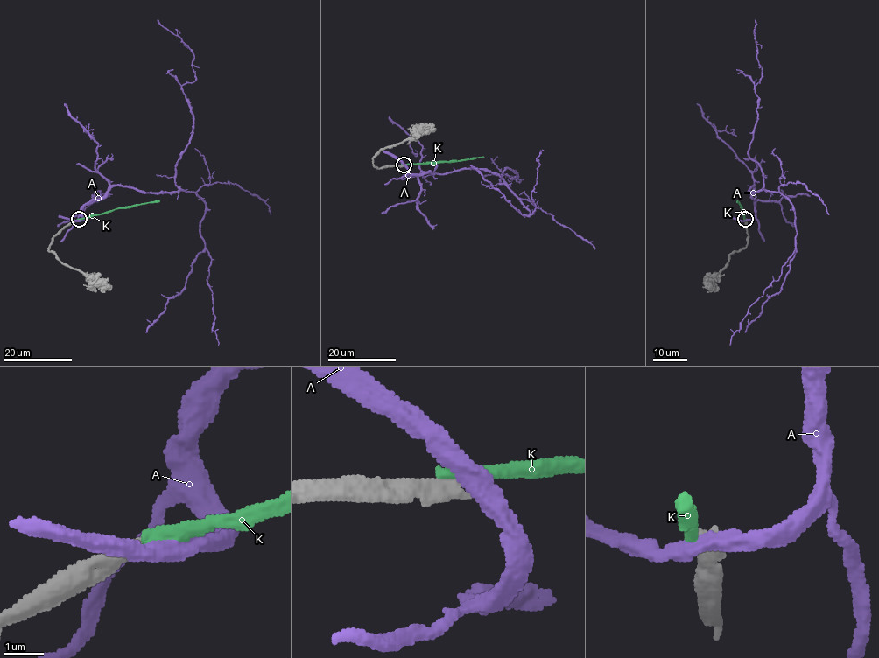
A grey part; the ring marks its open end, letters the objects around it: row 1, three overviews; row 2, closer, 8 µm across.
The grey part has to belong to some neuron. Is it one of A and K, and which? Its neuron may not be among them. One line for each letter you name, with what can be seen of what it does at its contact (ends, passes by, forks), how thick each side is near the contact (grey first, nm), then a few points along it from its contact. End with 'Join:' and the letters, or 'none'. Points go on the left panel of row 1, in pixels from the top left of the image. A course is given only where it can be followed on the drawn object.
Join: none

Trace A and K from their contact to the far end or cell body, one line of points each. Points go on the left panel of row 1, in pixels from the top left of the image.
A: (79, 220), (86, 205), (116, 185), (193, 191), (204, 202), (200, 236), (211, 259), (207, 283), (218, 346)
K: (78, 220), (159, 200)

